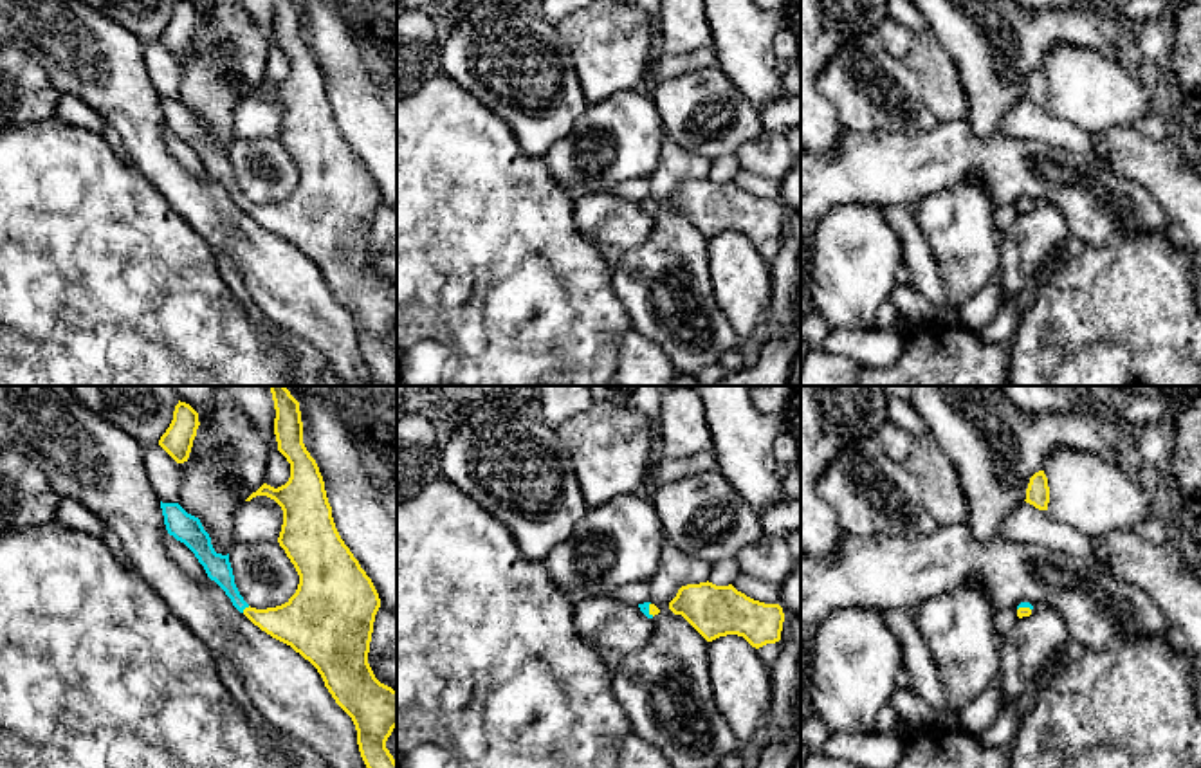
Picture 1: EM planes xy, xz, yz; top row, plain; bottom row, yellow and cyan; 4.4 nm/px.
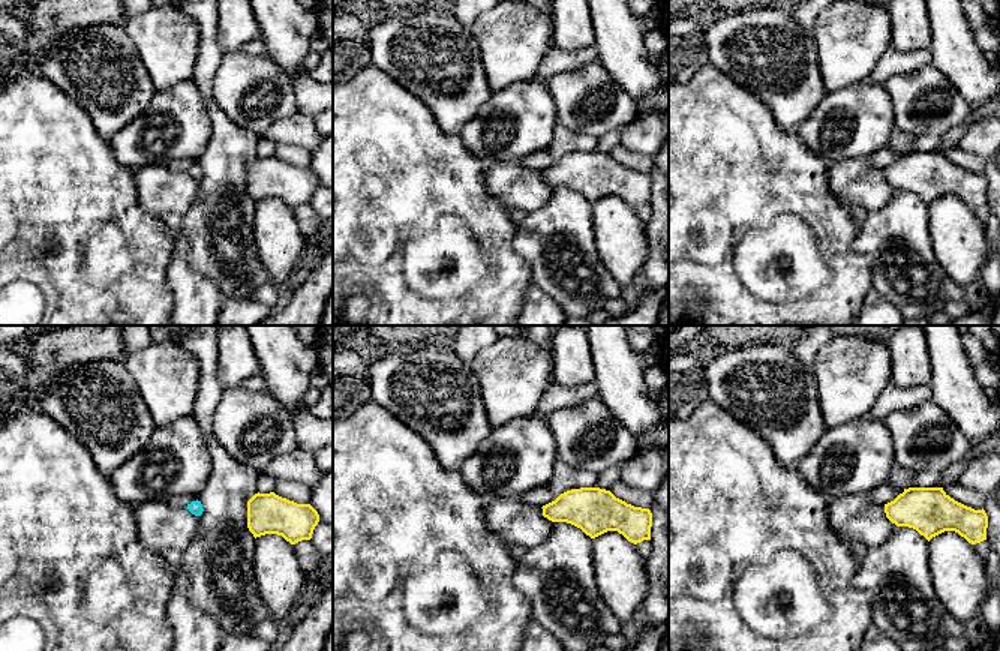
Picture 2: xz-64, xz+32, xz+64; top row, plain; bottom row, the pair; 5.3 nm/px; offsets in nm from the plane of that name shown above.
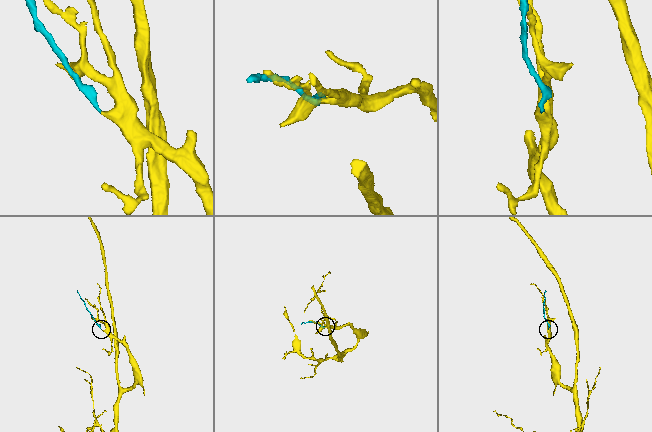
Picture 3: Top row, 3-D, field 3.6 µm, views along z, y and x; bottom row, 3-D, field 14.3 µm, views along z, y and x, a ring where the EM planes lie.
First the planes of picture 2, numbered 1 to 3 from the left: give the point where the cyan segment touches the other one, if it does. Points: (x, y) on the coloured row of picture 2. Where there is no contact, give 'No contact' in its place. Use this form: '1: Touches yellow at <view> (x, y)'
1: No contact
2: No contact
3: No contact

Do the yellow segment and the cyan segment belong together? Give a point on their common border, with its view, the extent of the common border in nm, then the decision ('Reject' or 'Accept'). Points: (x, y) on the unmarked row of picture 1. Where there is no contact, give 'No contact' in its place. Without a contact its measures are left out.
Touches yellow at xy (246, 204). Shared border 50 nm. Accept

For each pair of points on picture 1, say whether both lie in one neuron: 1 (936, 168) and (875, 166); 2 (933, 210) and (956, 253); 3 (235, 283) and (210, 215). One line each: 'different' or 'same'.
1: same
2: same
3: different

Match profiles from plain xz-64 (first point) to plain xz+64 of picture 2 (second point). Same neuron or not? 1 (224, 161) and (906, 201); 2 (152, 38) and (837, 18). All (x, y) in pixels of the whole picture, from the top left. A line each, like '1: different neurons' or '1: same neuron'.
1: same neuron
2: same neuron

